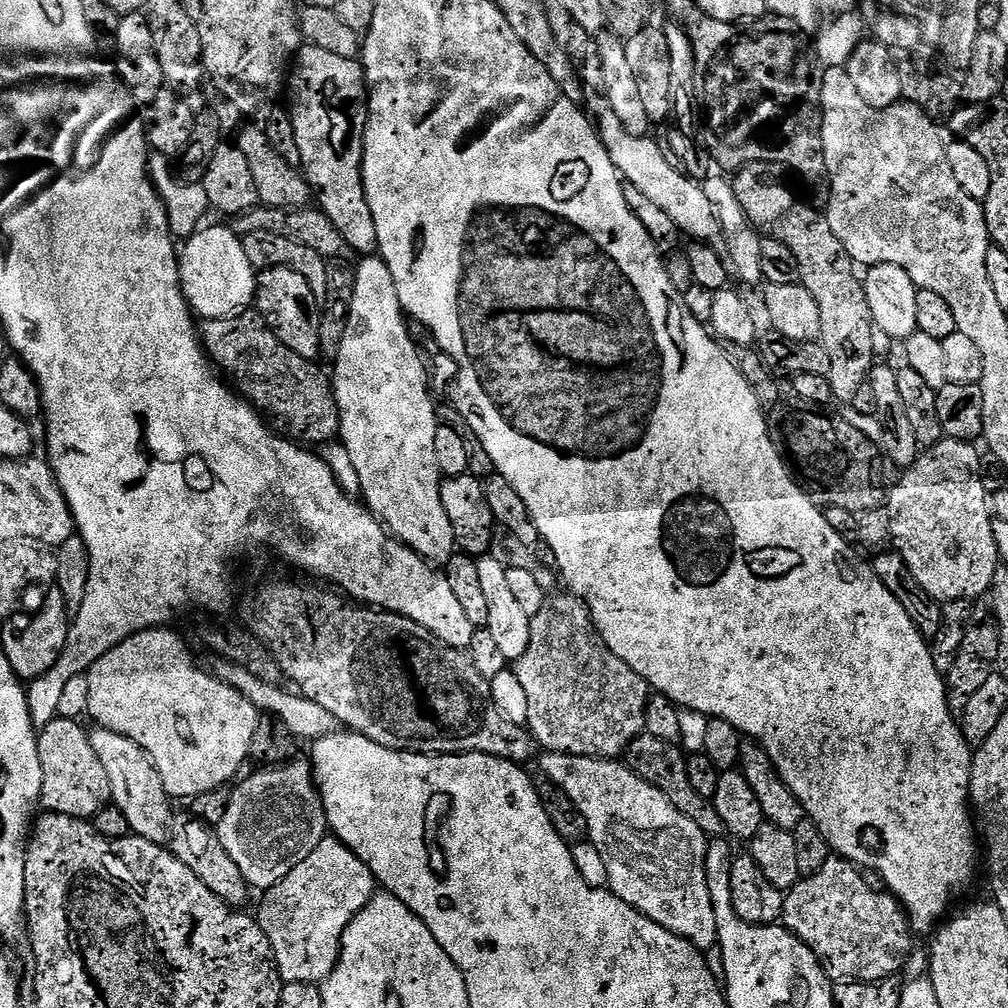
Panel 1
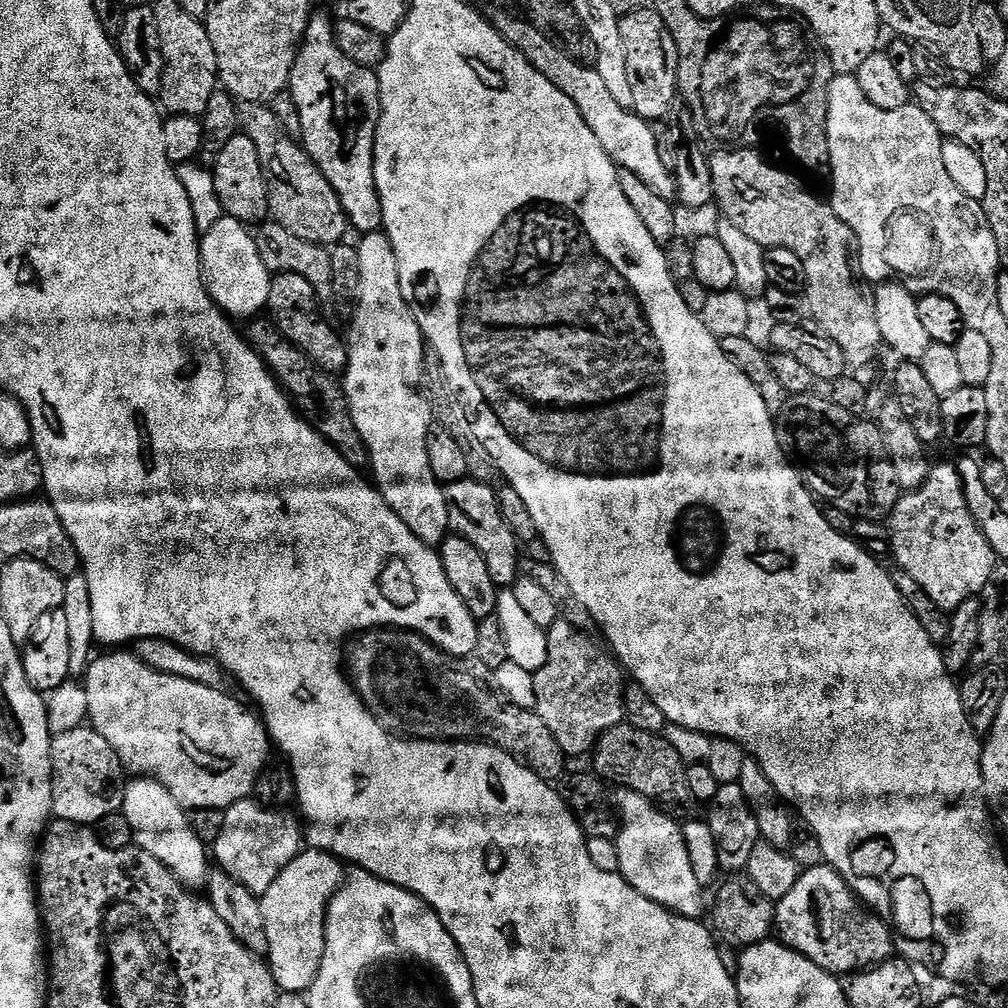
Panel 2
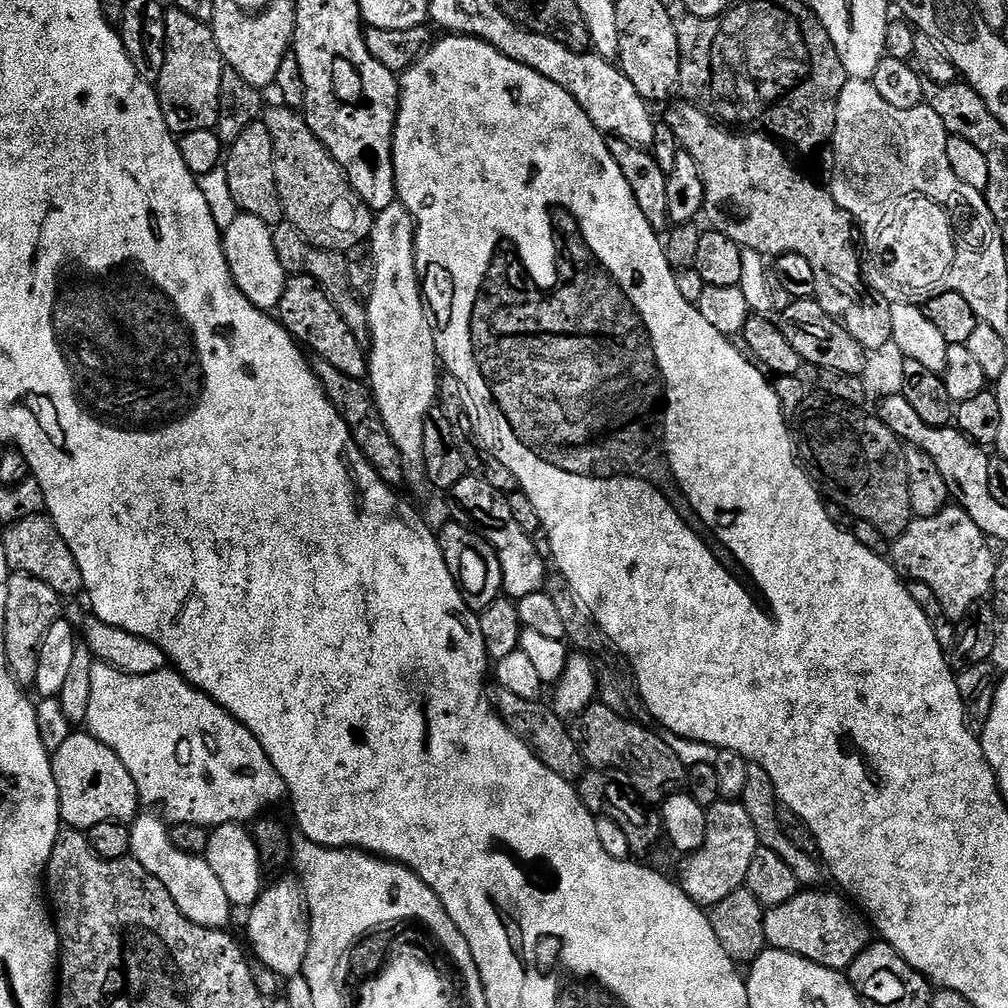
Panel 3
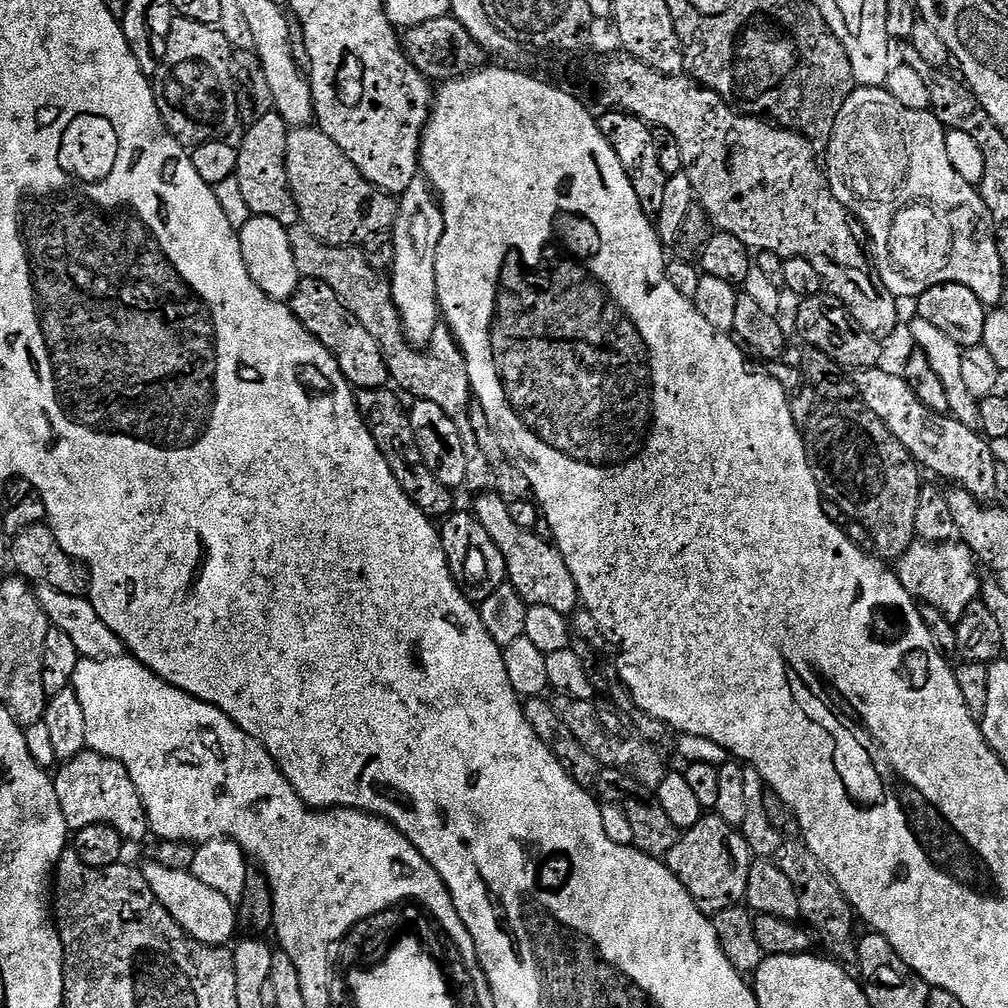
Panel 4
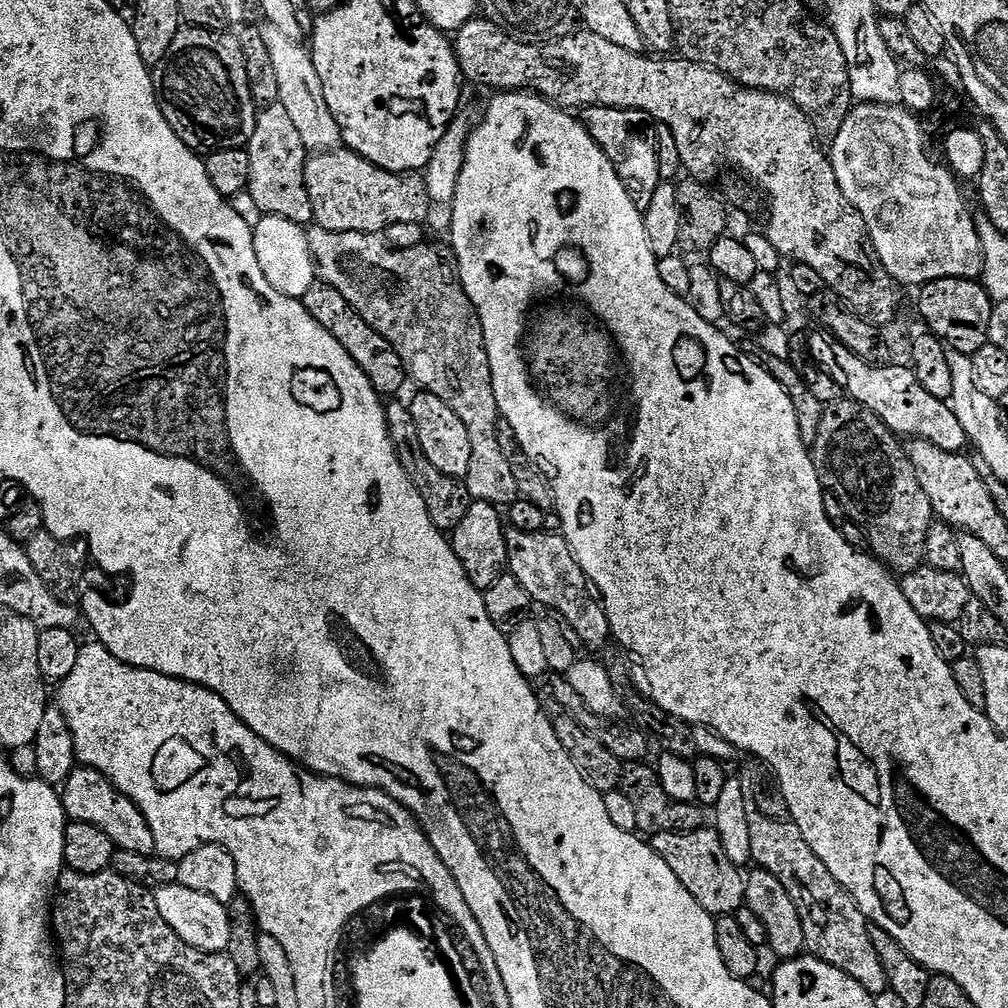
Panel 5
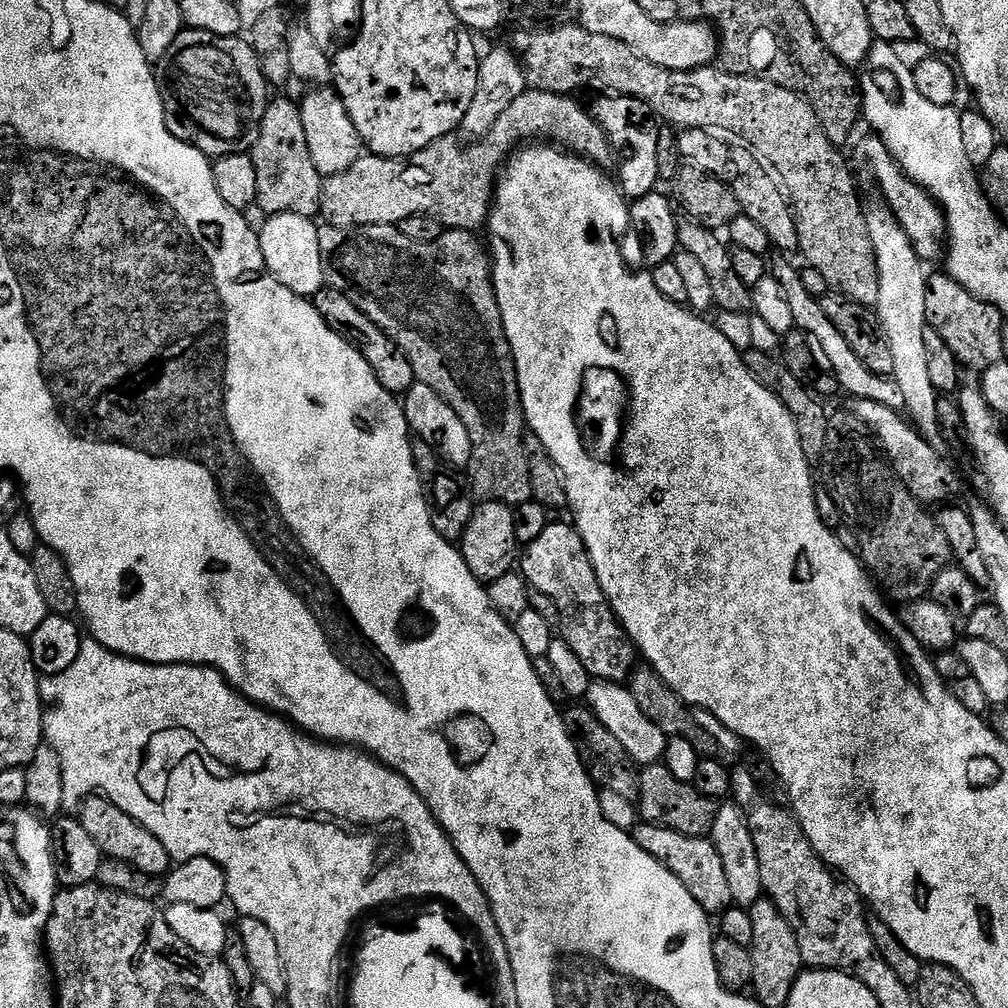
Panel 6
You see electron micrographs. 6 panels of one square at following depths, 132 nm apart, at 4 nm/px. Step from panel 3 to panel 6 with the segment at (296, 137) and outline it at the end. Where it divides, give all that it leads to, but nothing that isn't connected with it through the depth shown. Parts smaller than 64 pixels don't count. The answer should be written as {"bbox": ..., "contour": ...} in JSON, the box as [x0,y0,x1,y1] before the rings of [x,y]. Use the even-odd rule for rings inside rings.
{"bbox":[320,88,614,232],"contour":[[[532,88],[523,92],[518,98],[514,98],[506,114],[502,114],[502,118],[494,122],[494,126],[479,142],[469,143],[467,145],[469,148],[463,148],[456,141],[457,137],[451,135],[443,136],[438,142],[426,146],[421,152],[415,152],[405,160],[391,160],[385,156],[371,154],[361,155],[360,160],[354,162],[354,166],[350,166],[350,170],[340,172],[336,176],[329,176],[323,181],[320,212],[333,228],[361,228],[367,224],[399,225],[400,221],[411,216],[433,216],[448,230],[472,232],[483,229],[488,223],[490,201],[494,196],[494,181],[498,176],[496,160],[492,156],[506,155],[507,157],[525,142],[555,142],[561,149],[579,154],[597,166],[613,163],[614,153],[608,136],[598,126],[596,119],[589,114],[587,107],[583,103],[580,105],[576,100],[579,99]]]}

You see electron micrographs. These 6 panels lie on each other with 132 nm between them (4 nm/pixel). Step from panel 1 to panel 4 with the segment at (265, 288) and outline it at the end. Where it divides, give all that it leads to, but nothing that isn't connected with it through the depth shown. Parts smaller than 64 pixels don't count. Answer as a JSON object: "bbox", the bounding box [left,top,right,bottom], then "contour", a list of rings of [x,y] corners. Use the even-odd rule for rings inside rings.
{"bbox":[290,279,390,390],"contour":[[[301,279],[292,295],[290,307],[294,318],[298,318],[302,327],[319,344],[326,346],[326,350],[338,362],[342,374],[348,379],[353,389],[374,390],[389,387],[390,377],[386,358],[382,354],[378,342],[374,342],[373,336],[366,331],[366,326],[362,326],[362,322],[358,322],[358,318],[354,318],[354,314],[350,314],[350,310],[346,310],[346,306],[340,301],[338,294],[334,294],[334,290],[330,290],[330,286],[326,286],[326,282]]]}

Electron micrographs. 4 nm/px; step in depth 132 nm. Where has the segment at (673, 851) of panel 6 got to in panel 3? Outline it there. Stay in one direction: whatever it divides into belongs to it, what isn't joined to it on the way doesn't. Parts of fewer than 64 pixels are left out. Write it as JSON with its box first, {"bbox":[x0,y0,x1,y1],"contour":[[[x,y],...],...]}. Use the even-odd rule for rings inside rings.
{"bbox":[678,799,762,910],"contour":[[[721,799],[719,804],[707,809],[707,813],[706,838],[698,851],[683,857],[678,883],[695,904],[711,910],[722,898],[747,885],[750,862],[754,862],[754,854],[762,845],[743,803]]]}

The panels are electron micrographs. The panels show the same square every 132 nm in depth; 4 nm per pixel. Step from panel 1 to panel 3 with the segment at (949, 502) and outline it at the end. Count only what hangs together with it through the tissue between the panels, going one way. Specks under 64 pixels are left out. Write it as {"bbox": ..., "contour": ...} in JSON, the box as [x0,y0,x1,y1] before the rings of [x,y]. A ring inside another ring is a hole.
{"bbox":[892,504,996,621],"contour":[[[957,504],[948,505],[930,518],[913,519],[903,534],[895,537],[893,544],[892,567],[905,581],[917,580],[930,586],[950,621],[960,621],[992,591],[996,556],[990,550],[991,543]]]}

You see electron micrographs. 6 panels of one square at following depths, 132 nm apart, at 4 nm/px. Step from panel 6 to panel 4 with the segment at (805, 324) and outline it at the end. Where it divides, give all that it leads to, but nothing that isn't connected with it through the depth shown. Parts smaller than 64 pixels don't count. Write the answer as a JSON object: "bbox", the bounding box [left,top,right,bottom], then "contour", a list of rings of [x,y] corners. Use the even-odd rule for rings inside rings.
{"bbox":[858,376,997,502],"contour":[[[868,376],[864,381],[859,381],[858,396],[863,407],[874,413],[884,423],[886,430],[890,430],[890,434],[894,434],[894,438],[906,446],[921,469],[929,468],[934,475],[961,484],[977,501],[984,502],[994,496],[997,461],[992,458],[992,452],[988,449],[991,447],[979,431],[971,432],[966,425],[951,418],[941,418],[925,409],[903,376]]]}

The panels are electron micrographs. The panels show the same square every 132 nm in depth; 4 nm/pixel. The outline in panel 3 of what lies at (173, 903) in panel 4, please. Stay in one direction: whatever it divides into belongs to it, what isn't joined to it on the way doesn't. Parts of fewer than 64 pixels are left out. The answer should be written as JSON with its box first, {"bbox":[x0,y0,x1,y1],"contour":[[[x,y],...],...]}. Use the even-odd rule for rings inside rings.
{"bbox":[130,815,234,929],"contour":[[[137,815],[130,825],[131,859],[137,860],[151,876],[162,882],[162,886],[166,886],[178,910],[182,910],[182,914],[190,922],[203,928],[227,929],[228,919],[234,915],[234,909],[230,898],[226,898],[226,890],[222,890],[221,884],[218,883],[214,870],[210,870],[208,861],[203,856],[182,854],[182,850],[174,846],[169,825],[159,815],[156,815],[157,817],[144,815]]]}

